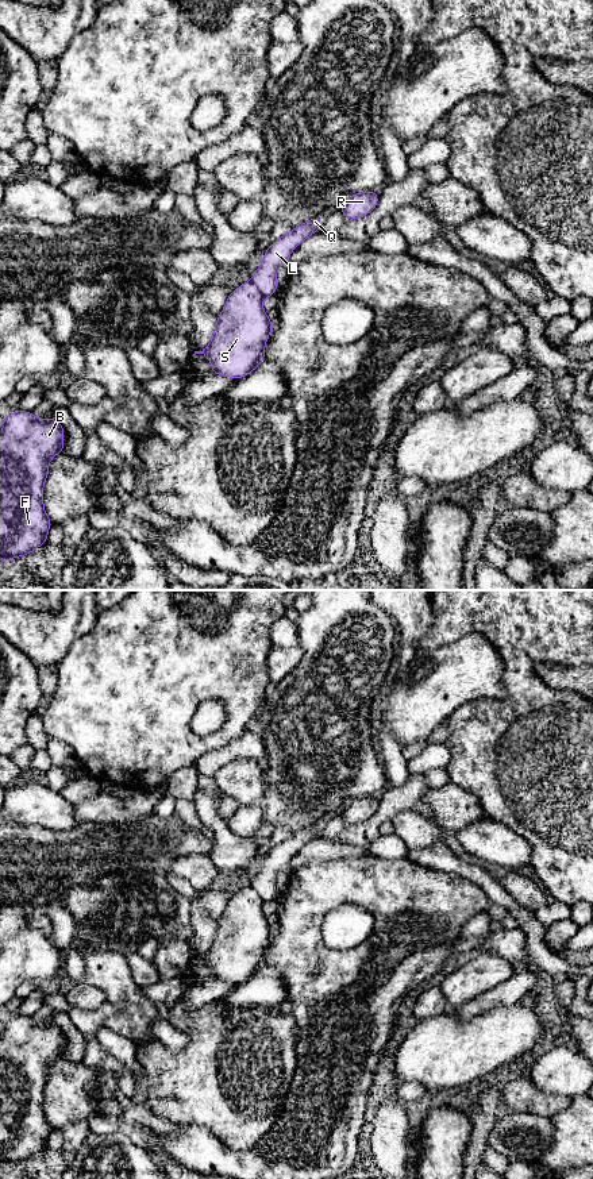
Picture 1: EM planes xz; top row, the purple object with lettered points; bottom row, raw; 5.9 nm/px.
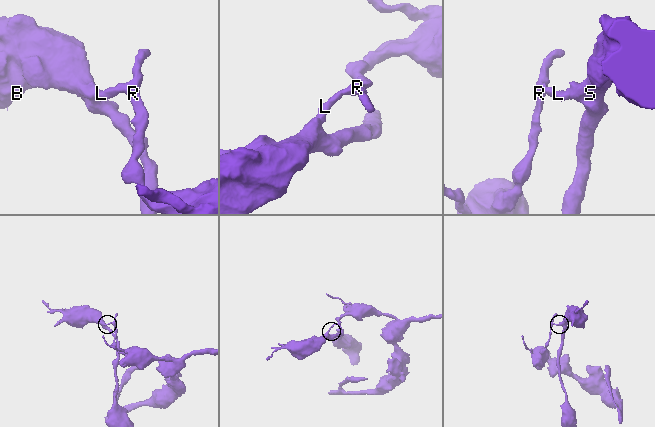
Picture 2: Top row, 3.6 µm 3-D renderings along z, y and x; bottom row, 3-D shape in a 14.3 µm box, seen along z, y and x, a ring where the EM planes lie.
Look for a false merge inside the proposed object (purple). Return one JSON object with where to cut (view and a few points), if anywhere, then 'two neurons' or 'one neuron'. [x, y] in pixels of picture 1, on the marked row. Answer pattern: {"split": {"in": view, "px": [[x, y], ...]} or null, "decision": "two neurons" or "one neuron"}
{"split": {"in": "xz", "px": [[250, 280], [264, 296]]}, "decision": "two neurons"}

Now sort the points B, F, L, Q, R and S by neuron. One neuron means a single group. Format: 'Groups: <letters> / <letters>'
Groups: B F S / L Q R

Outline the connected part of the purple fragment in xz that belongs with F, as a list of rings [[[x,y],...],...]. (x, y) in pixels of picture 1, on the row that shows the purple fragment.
[[[16,411],[3,417],[0,427],[0,565],[26,556],[47,542],[51,521],[45,512],[43,486],[53,456],[63,452],[65,428],[54,419],[36,419],[32,412]]]

